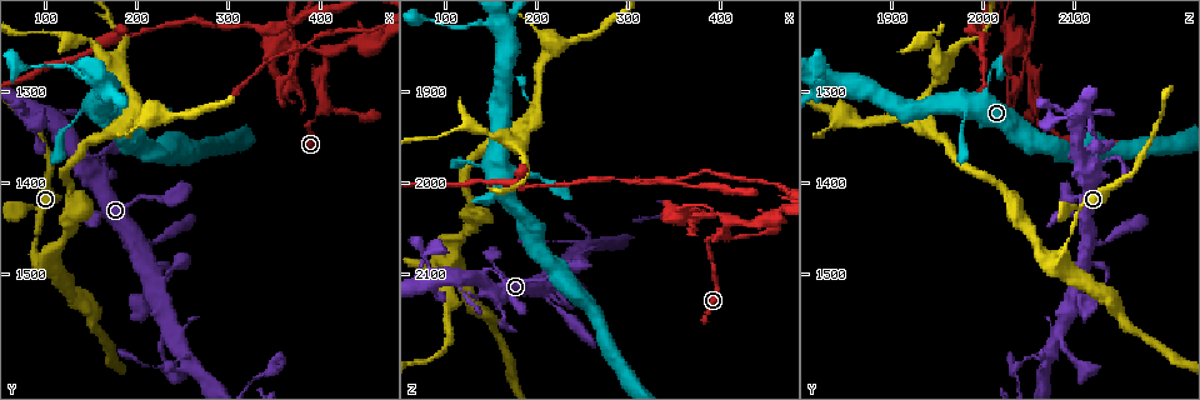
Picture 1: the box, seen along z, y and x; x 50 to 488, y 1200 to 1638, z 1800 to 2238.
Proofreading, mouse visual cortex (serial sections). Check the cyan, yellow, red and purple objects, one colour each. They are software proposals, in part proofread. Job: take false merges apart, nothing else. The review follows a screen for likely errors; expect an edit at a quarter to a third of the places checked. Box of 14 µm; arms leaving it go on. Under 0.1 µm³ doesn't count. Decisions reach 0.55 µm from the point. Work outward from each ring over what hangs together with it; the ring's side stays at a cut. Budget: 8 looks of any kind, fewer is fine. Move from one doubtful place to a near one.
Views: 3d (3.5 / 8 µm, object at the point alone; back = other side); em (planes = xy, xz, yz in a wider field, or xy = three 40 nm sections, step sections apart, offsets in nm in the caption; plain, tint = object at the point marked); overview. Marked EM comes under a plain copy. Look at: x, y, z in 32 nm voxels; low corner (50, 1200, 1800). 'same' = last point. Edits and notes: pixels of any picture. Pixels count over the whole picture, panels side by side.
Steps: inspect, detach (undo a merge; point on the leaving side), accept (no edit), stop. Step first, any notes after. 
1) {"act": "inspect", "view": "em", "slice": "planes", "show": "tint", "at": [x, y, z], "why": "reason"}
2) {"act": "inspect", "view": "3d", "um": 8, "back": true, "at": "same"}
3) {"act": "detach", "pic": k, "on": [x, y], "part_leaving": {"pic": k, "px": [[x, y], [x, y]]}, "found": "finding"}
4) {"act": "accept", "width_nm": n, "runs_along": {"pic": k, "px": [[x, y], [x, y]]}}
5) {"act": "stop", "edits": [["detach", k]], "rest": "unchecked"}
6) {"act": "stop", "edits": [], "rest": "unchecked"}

{"act": "inspect", "view": "3d", "um": 3.5, "at": [220, 1490, 2115], "why": "a fork"}

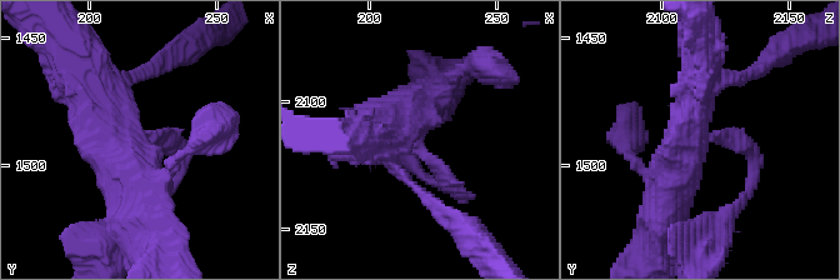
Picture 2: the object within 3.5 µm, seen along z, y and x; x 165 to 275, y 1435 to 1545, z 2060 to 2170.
{"act": "inspect", "view": "em", "slice": "xy", "step": 3, "show": "tint", "at": [216, 1489, 2115], "arms": 3, "arm_widths_nm": [150, 400, 600], "why": "now the EM"}

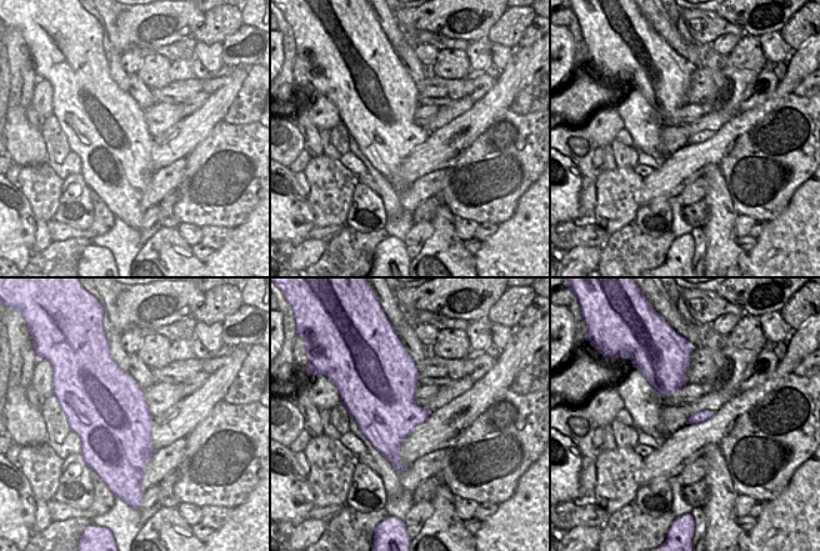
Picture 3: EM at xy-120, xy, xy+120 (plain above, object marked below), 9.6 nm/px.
{"act": "accept", "found": "continuous, no second cell"}

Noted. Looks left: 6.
{"act": "inspect", "view": "em", "slice": "xy", "step": 3, "show": "tint", "at": [175, 1280, 1955], "why": "calibre changes"}

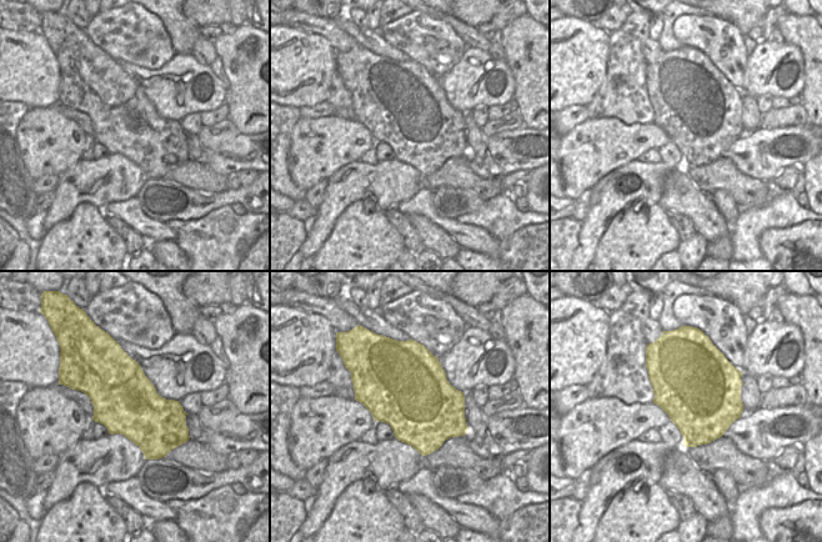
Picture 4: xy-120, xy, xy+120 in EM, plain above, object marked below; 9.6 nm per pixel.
{"act": "inspect", "view": "3d", "um": 3.5, "at": "same"}

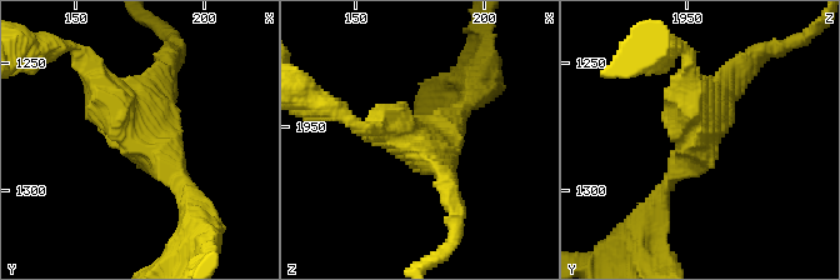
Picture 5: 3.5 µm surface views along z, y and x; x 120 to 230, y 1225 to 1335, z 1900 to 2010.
{"act": "accept", "arms": 3, "runs_along": {"pic": 5, "px": [[183, 183], [105, 98], [83, 55]]}, "found": "one cell here"}

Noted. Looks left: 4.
{"act": "inspect", "view": "3d", "um": 8, "at": [390, 1335, 2060], "why": "abrupt turn"}

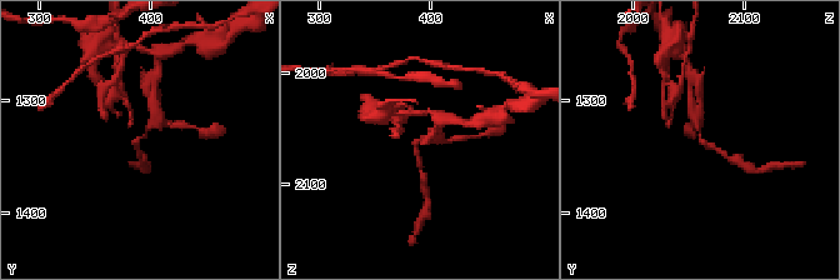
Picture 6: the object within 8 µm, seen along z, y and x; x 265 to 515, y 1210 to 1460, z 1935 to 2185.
{"act": "inspect", "view": "em", "slice": "xy", "step": 2, "show": "tint", "at": [392, 1334, 2058], "arm_widths_nm": [200, 350]}

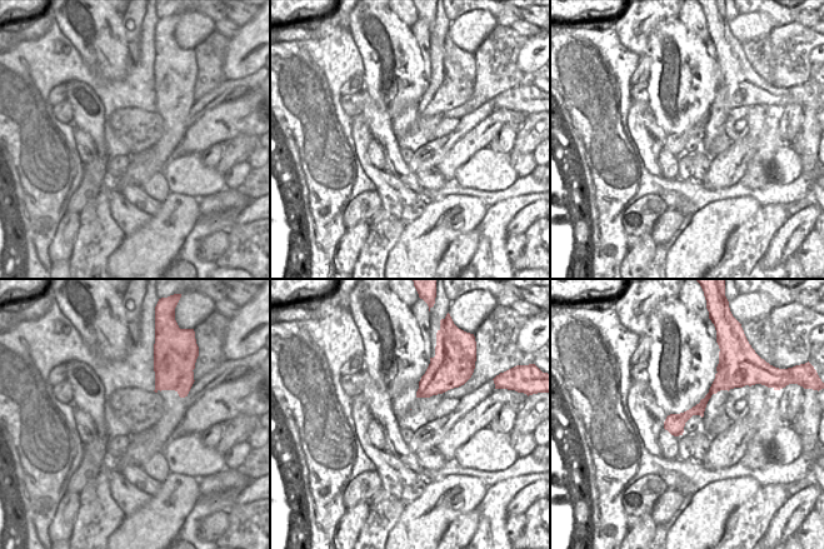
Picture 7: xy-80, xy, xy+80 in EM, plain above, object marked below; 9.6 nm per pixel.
{"act": "detach", "pic": 6, "on": [156, 100], "found": "a second cell is stuck on"}

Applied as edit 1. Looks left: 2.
{"act": "stop", "edits": [["detach", 6]], "rest": "unchecked"}

